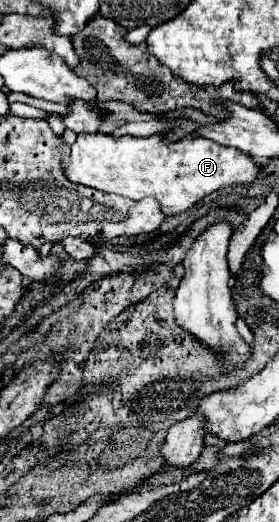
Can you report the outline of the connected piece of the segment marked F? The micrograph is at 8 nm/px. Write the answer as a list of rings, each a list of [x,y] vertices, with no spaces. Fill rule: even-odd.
[[[79,135],[71,145],[71,161],[65,165],[65,175],[71,183],[133,201],[155,197],[165,215],[179,215],[223,187],[251,185],[259,171],[259,165],[243,151],[223,147],[199,135],[187,135],[177,143],[165,143],[161,135],[117,139],[111,135]]]

